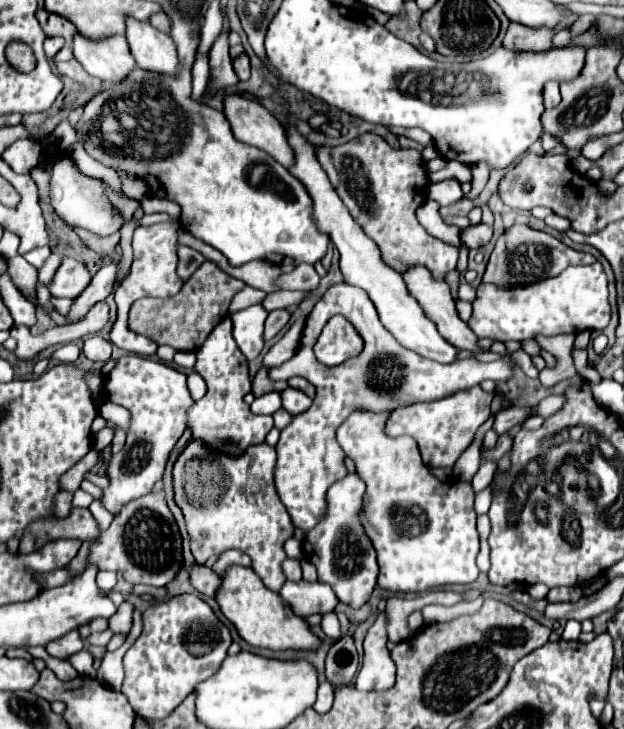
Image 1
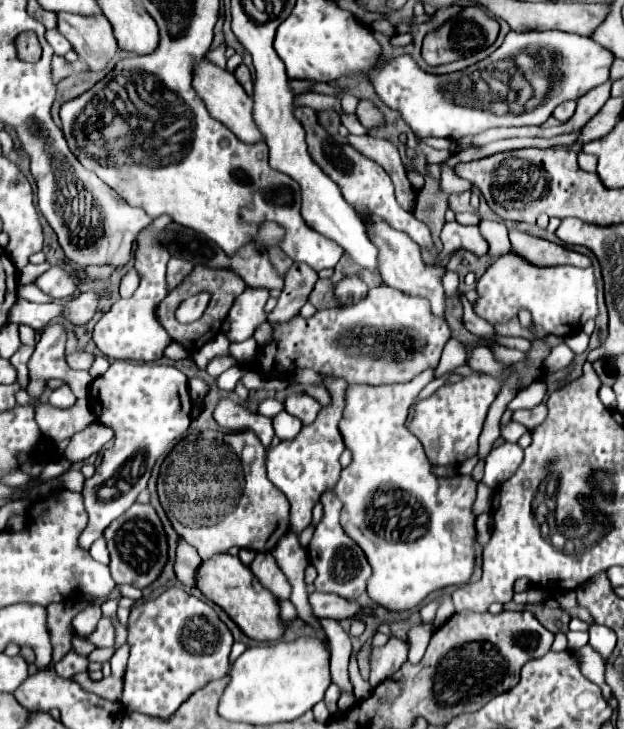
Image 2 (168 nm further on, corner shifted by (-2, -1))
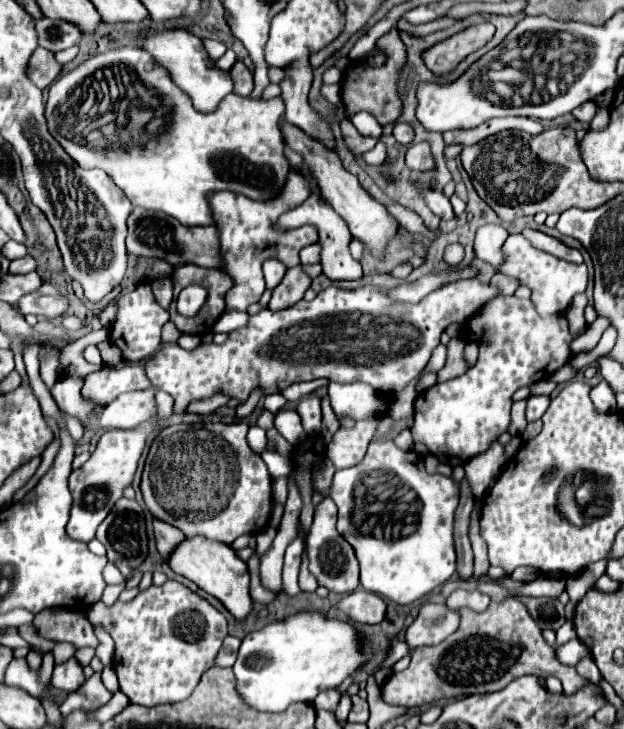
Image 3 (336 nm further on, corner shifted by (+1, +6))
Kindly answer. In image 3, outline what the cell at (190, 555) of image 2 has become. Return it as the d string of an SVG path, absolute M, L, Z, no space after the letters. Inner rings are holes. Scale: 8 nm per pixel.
M154 520L154 538L156 538L156 548L162 554L162 558L168 558L170 552L184 540L184 534L162 520Z

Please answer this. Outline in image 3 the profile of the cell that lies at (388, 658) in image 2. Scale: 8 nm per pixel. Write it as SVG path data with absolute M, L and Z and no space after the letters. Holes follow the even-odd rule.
M426 602L420 608L418 618L406 630L406 644L410 648L440 644L442 640L446 640L446 636L458 630L458 624L460 624L458 612L446 608L446 604L442 602L436 604Z

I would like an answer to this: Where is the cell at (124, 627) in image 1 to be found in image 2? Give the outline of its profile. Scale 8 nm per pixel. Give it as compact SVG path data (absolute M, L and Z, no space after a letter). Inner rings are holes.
M103 617L95 629L95 633L91 633L87 637L91 643L95 643L97 647L113 647L115 645L115 625L109 617Z

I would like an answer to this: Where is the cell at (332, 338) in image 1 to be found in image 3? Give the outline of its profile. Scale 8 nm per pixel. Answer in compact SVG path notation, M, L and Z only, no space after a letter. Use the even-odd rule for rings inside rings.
M458 280L452 284L446 284L444 288L432 292L426 296L420 304L396 304L392 302L386 292L378 286L362 286L356 290L340 290L340 288L326 288L316 294L312 302L300 300L298 304L284 308L284 310L270 310L262 308L258 314L248 318L248 324L232 330L228 334L228 340L224 344L200 344L194 350L184 350L178 344L170 344L160 348L150 360L144 362L146 376L150 380L148 390L140 392L126 392L114 398L102 416L88 424L90 430L110 430L110 428L136 428L142 424L142 420L148 420L156 412L154 394L158 390L164 390L172 394L174 398L174 414L184 414L190 406L190 402L206 400L218 392L222 392L228 398L238 400L244 404L252 390L262 390L264 396L284 392L284 388L296 384L296 382L310 382L316 378L328 378L330 382L366 382L374 390L380 390L384 394L394 394L404 390L428 364L432 350L440 344L440 334L446 330L452 322L466 322L476 314L476 310L486 304L488 300L498 296L498 288L474 280Z

